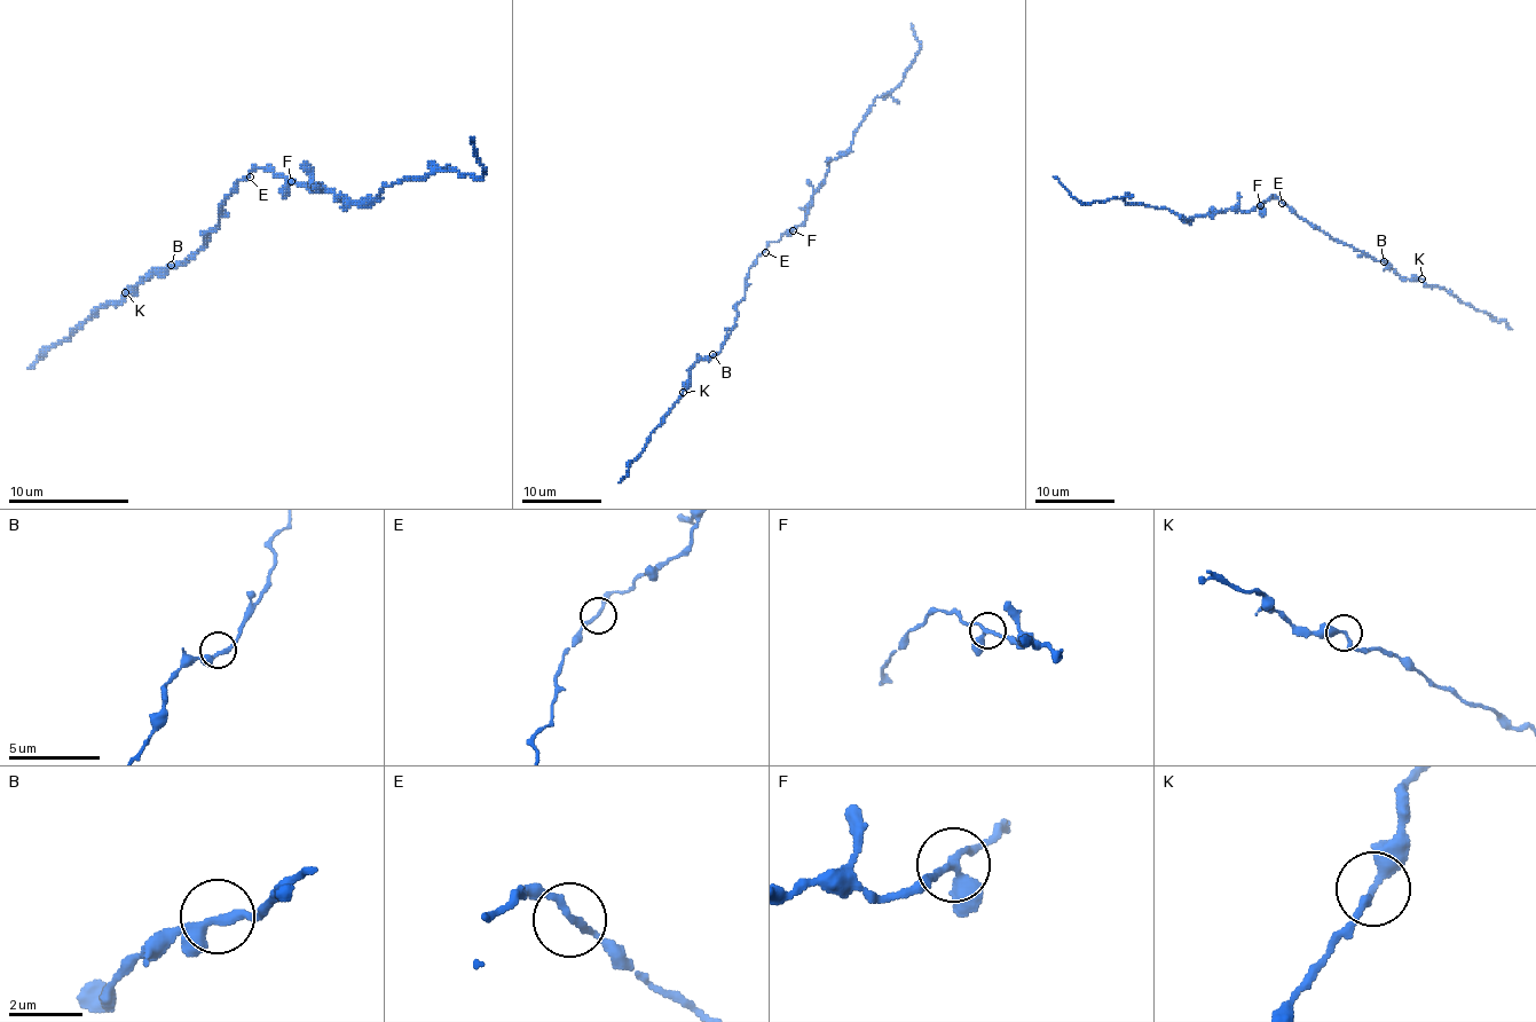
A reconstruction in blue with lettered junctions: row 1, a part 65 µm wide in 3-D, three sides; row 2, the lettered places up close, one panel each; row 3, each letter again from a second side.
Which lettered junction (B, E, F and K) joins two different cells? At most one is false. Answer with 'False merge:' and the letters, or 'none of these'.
False merge: none of these

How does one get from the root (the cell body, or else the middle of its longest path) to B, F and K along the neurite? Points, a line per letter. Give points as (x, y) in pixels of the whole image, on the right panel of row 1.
B: (1282, 203), (1331, 238), (1384, 261)
F: (1282, 203), (1269, 196), (1259, 204)
K: (1282, 203), (1331, 238), (1384, 261), (1402, 277), (1422, 278)

